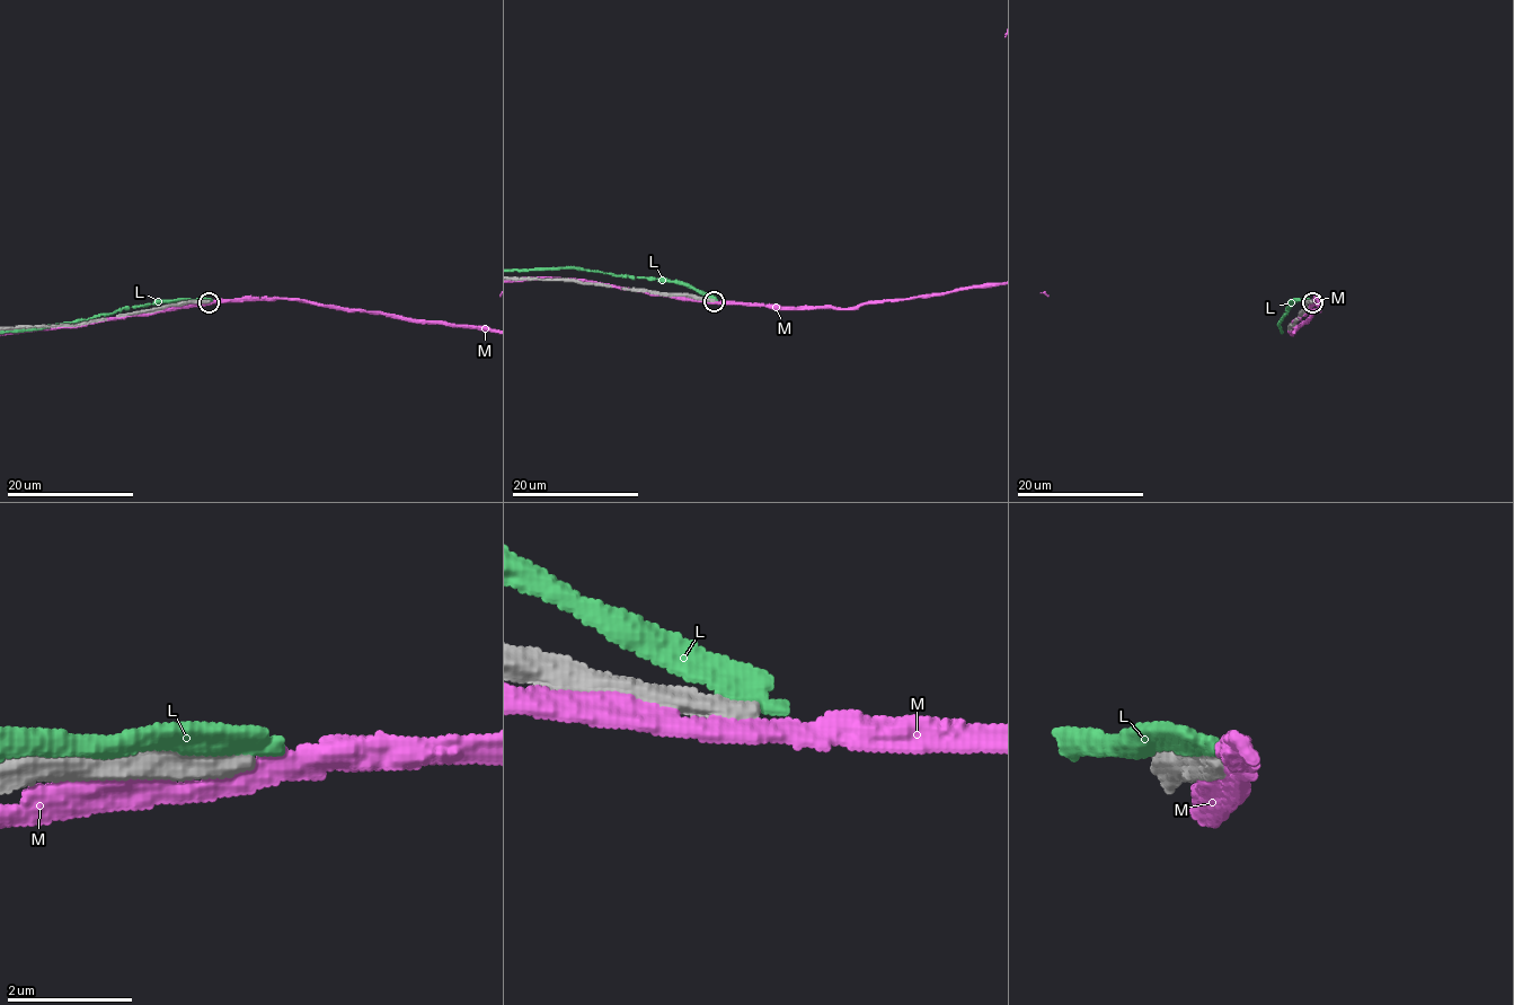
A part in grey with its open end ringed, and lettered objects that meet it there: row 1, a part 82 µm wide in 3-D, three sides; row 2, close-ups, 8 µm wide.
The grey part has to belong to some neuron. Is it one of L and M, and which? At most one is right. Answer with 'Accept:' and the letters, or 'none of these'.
Accept: none of these

